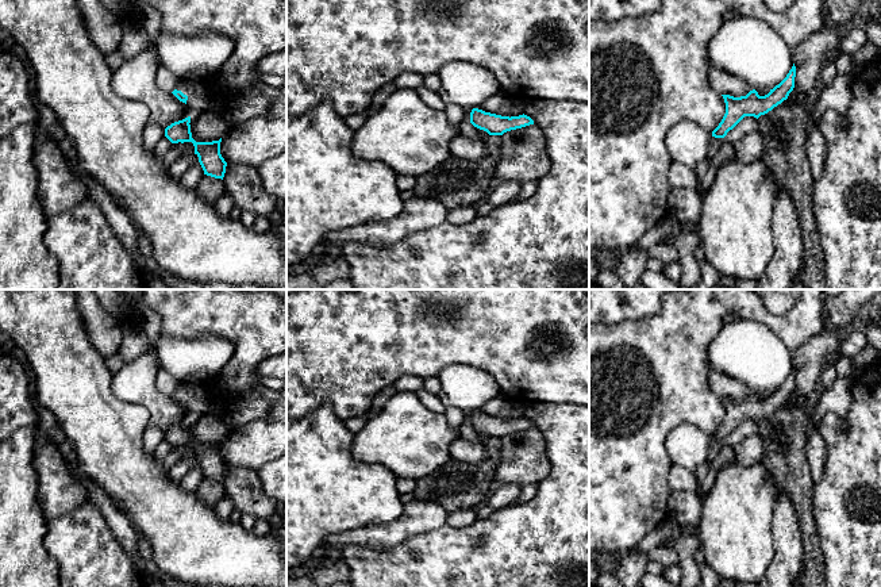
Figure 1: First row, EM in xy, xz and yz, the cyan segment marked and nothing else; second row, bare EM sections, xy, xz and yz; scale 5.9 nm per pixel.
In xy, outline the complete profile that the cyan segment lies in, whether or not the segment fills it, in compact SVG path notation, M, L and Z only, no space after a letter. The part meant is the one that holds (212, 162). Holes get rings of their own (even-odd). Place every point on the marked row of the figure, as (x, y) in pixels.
M191 116L172 123L165 128L165 137L172 143L192 142L195 146L195 154L199 157L199 162L204 170L204 174L223 180L227 162L220 154L222 138L219 141L212 142L196 142L192 138L189 123Z

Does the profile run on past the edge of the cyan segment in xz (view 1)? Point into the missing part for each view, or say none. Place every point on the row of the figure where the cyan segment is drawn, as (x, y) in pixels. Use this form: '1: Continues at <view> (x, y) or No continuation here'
1: No continuation here

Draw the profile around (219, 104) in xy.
M215 95L207 107L207 110L219 115L226 115L228 108L230 108L230 100L223 95Z

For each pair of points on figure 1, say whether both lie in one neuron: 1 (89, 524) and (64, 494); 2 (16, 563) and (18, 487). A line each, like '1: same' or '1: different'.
1: different
2: same

